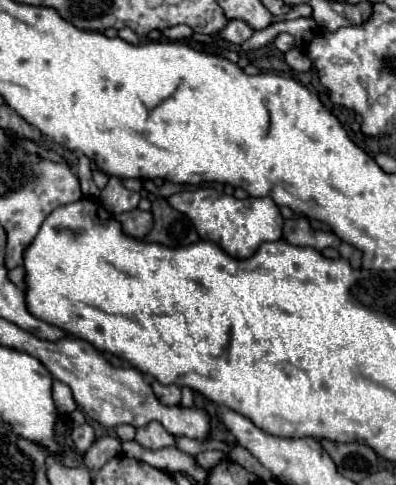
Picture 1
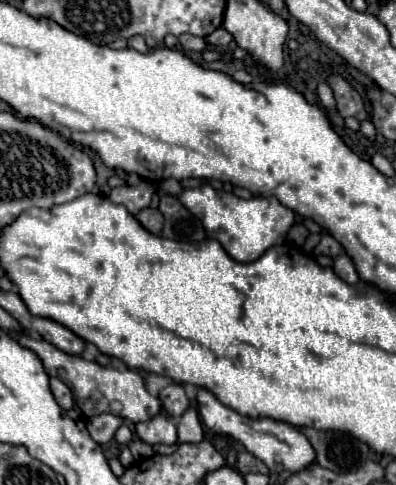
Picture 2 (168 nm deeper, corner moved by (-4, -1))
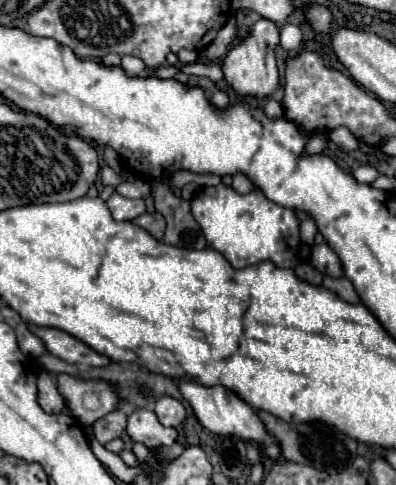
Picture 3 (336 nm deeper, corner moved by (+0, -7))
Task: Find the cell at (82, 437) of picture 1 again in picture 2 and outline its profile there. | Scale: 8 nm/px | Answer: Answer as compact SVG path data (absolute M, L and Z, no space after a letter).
M98 414L92 420L88 420L88 432L92 436L92 440L96 440L98 444L106 444L118 430L118 426L122 426L124 420L120 416L114 414Z

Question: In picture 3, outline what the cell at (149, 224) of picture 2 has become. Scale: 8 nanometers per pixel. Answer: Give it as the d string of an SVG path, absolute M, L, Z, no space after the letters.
M156 212L156 214L142 214L142 216L138 216L138 218L134 220L134 224L140 226L140 228L144 228L146 232L150 232L152 236L156 236L156 240L162 240L162 236L164 236L166 220L164 220L164 216L160 216L158 212Z

